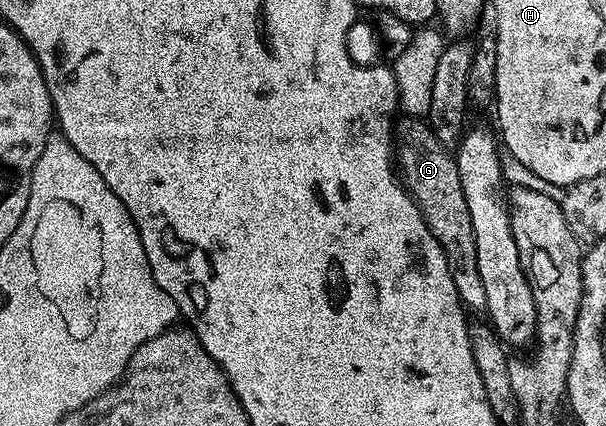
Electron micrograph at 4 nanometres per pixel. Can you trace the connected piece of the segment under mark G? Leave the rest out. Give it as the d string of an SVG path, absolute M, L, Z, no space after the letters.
M406 120L396 130L396 170L402 179L402 185L410 191L414 203L420 208L432 236L444 248L448 260L448 272L452 272L452 284L456 284L456 292L460 296L467 311L479 312L486 309L484 283L480 280L480 260L476 258L476 235L472 232L472 216L468 216L468 200L464 200L464 188L460 184L460 172L455 155L440 140L436 140L433 130L422 120Z

